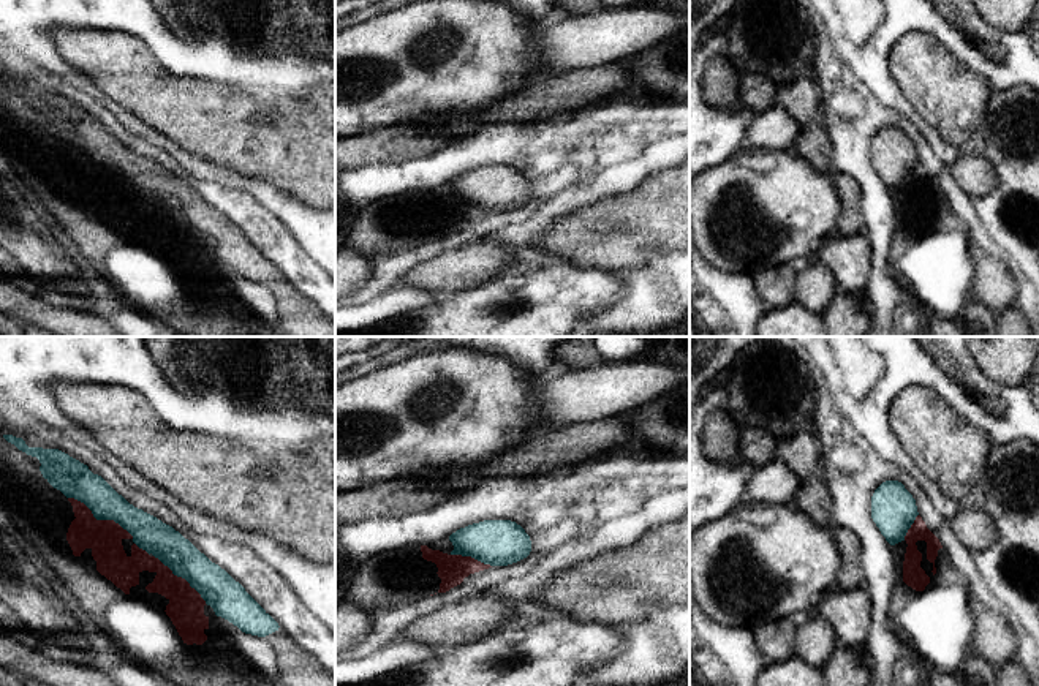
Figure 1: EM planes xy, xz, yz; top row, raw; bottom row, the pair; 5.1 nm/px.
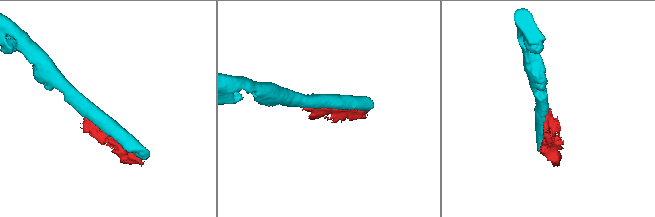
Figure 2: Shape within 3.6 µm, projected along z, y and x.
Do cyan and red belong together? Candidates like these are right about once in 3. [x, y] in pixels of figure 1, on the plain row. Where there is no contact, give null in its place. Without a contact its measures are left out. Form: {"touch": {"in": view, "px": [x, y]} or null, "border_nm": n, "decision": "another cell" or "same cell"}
{"touch": {"in": "xy", "px": [100, 165]}, "border_nm": 400, "decision": "another cell"}

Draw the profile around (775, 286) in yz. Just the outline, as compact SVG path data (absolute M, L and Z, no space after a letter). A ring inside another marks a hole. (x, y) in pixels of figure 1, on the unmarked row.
M789 262L765 267L753 277L758 297L765 310L784 307L795 300L795 270Z

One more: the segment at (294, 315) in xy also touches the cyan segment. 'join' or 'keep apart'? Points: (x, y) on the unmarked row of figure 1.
join

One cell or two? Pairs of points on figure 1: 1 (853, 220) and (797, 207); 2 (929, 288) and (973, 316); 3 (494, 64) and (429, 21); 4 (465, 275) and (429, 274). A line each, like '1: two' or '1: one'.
1: two
2: two
3: one
4: one

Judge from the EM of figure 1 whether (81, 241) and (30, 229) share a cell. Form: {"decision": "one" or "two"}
{"decision": "two"}

